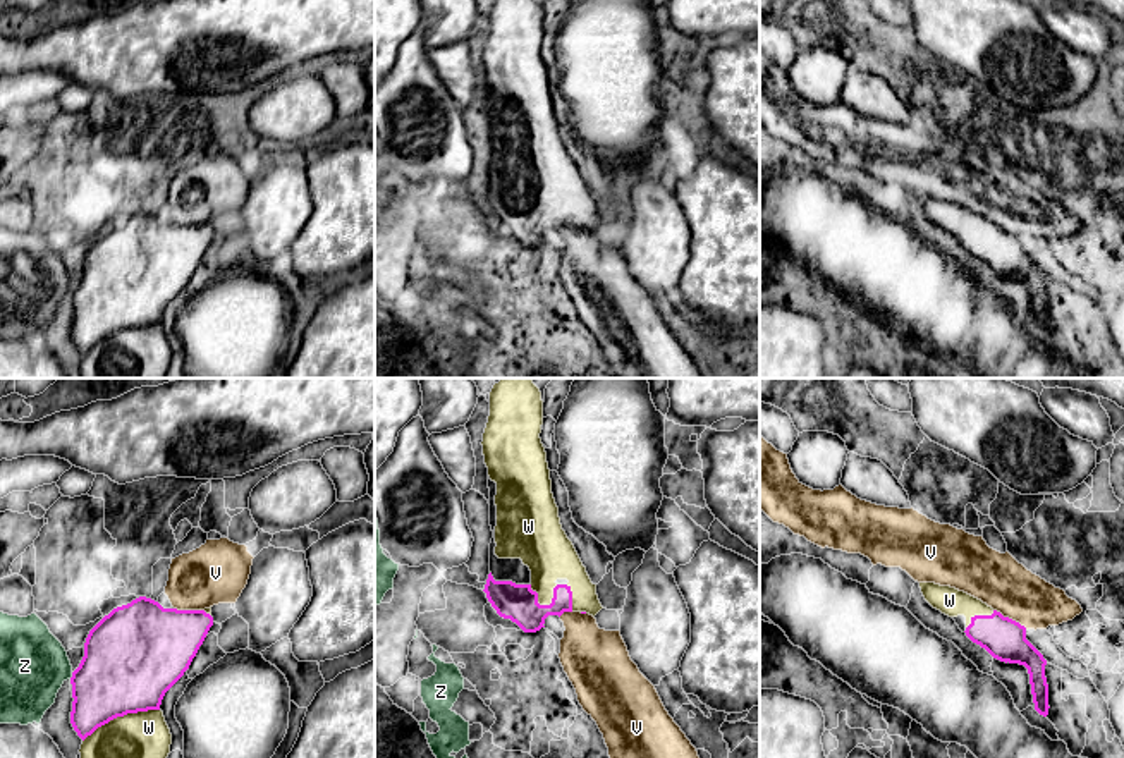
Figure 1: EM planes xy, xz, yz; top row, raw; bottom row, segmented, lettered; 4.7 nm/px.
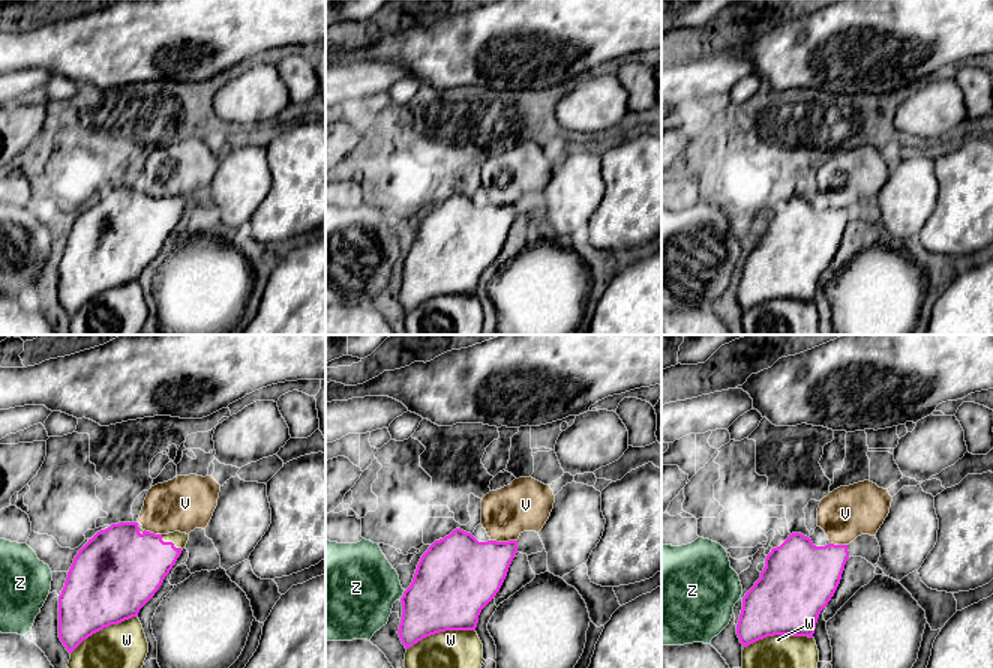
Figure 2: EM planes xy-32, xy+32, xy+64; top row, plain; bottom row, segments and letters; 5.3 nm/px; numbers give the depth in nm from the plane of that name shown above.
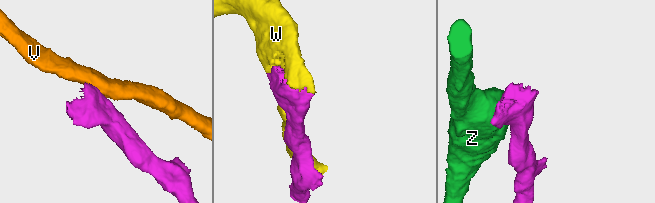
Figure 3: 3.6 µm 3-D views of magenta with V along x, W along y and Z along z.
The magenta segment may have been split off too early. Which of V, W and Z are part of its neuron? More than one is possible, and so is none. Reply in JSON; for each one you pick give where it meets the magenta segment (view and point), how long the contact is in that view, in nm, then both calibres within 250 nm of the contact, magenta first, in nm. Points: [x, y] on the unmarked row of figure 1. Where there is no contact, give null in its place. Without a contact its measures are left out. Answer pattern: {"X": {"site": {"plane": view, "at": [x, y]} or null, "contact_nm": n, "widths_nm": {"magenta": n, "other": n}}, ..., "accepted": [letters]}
{"W": {"site": {"plane": "xy", "at": [121, 330]}, "contact_nm": 400, "widths_nm": {"magenta": 440, "other": 400}}, "accepted": ["W"]}

